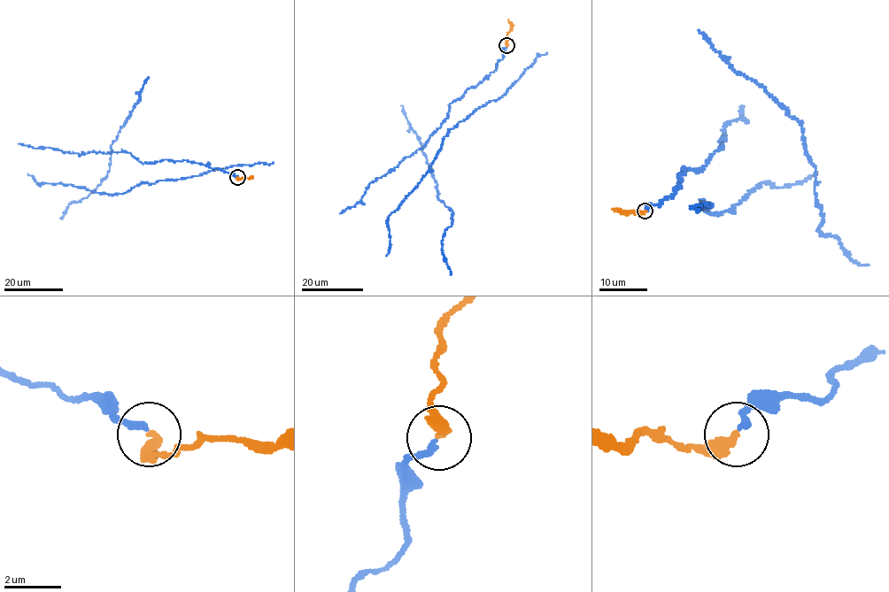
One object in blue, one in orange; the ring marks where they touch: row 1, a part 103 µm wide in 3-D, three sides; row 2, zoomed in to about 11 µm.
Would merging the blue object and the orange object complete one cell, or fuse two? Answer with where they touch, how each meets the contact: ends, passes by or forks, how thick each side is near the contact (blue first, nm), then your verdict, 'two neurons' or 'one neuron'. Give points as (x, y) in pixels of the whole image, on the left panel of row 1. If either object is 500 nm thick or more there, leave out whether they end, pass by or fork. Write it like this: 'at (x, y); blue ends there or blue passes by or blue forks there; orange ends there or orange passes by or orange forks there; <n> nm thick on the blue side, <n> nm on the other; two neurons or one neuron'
at (237, 177); blue ends there; orange ends there; 240 nm thick on the blue side, 360 nm on the other; one neuron

